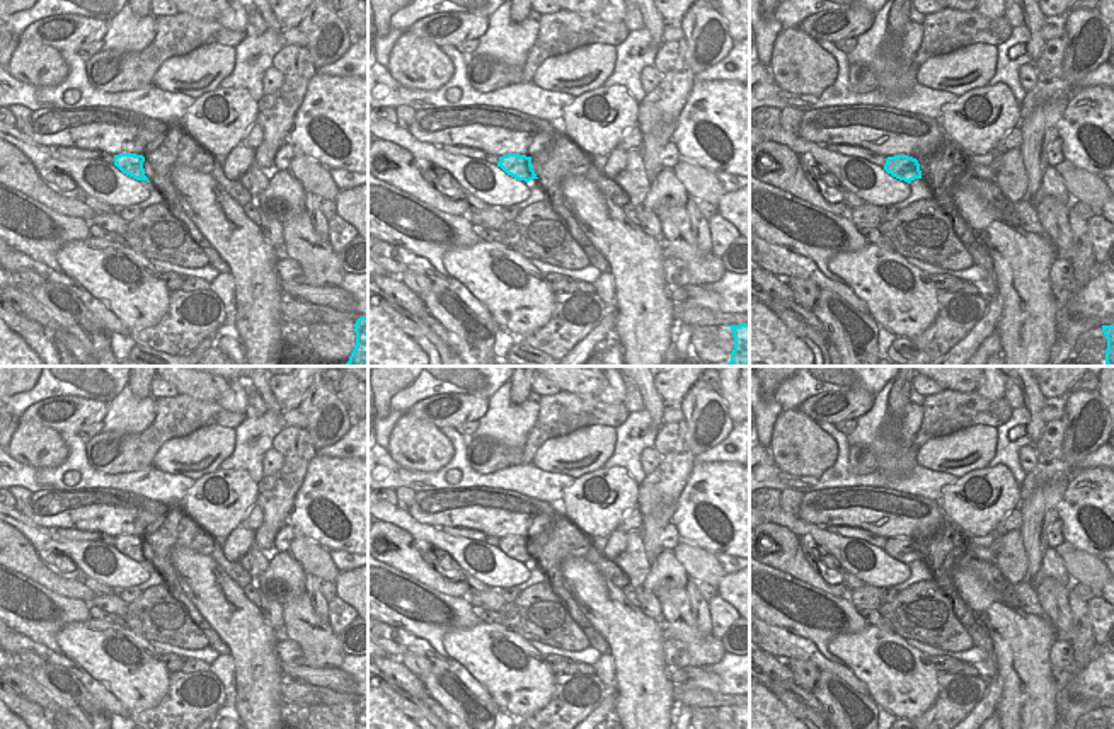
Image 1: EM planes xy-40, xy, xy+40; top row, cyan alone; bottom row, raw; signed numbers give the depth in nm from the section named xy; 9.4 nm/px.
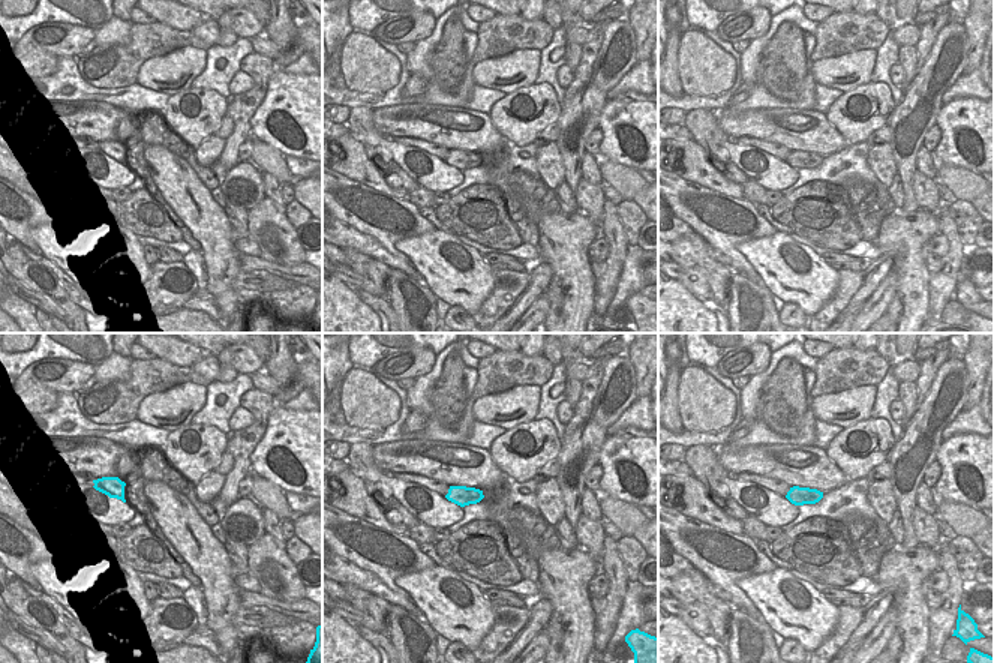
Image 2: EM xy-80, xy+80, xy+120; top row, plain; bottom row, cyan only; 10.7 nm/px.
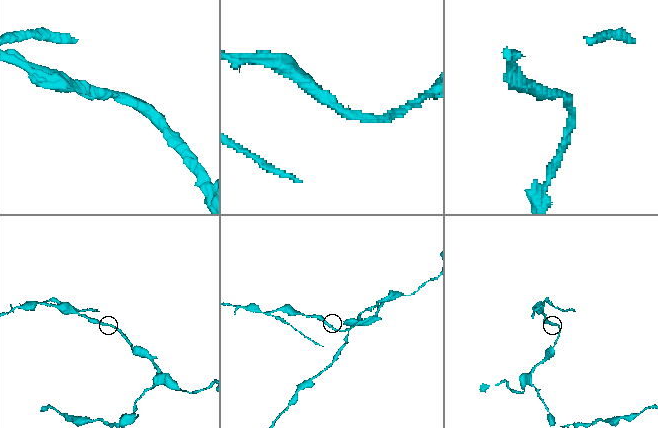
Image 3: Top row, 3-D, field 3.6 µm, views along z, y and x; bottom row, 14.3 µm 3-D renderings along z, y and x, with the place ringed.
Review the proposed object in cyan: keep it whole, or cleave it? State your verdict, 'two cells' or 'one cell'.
two cells

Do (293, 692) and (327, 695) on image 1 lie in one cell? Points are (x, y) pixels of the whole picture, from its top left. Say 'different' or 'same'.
same

